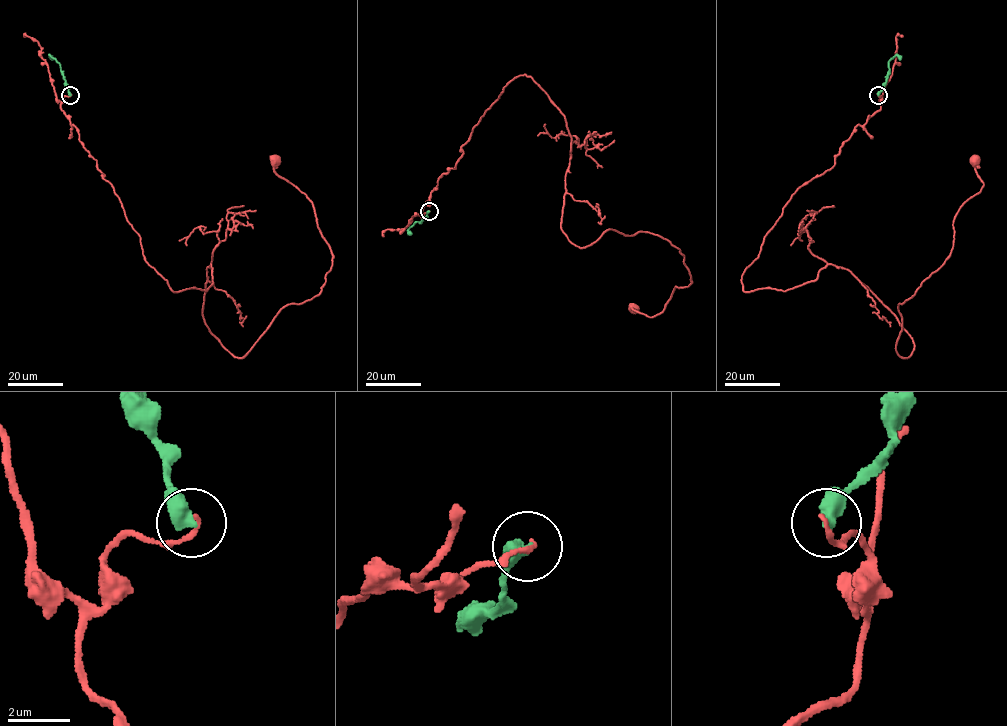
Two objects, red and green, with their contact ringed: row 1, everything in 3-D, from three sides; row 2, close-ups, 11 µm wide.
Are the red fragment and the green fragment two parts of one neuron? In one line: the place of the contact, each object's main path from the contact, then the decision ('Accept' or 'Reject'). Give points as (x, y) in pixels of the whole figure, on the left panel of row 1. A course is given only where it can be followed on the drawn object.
Place: (70, 95). Course of red: (70, 95), (144, 260), (178, 292), (206, 291), (211, 264), (203, 317), (238, 357), (332, 265), (274, 161). Course of green: (70, 95), (61, 67), (52, 59). Reject

